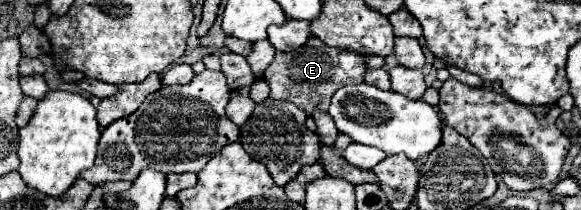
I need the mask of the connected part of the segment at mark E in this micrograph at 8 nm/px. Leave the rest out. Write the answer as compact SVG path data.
M311 36L307 44L293 52L277 52L275 60L269 64L269 68L263 74L263 80L269 84L271 94L269 98L273 100L287 100L293 102L295 106L301 106L307 116L311 116L317 108L327 112L331 96L351 84L361 84L363 76L367 70L367 62L363 54L357 52L345 52L327 46L319 38Z

